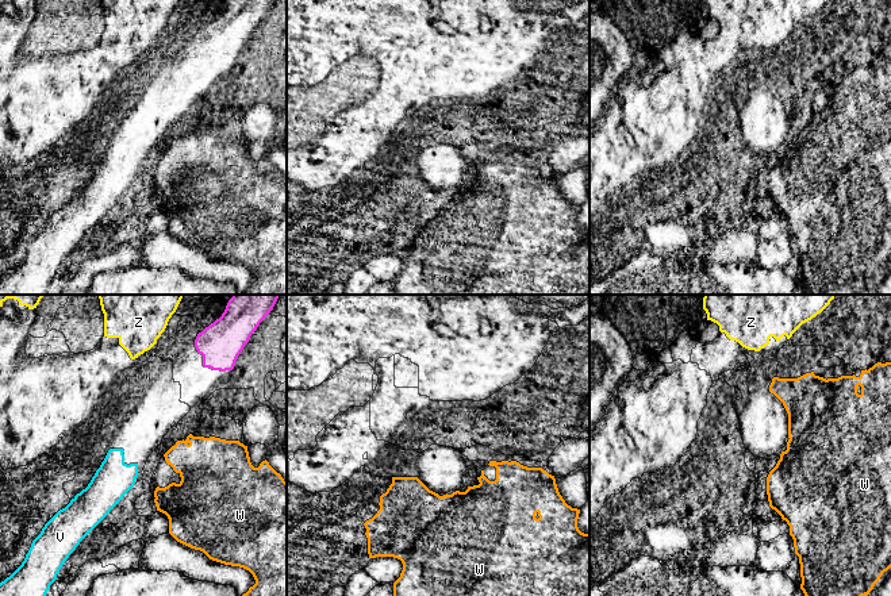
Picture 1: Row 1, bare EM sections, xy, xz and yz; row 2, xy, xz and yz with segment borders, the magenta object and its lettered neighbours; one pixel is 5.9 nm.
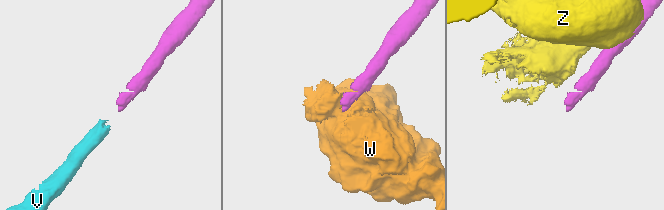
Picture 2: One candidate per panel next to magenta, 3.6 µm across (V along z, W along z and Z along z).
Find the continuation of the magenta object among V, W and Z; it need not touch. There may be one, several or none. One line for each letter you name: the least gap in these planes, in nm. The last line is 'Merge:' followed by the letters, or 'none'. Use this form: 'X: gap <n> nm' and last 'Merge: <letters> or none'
V: gap 700 nm
Merge: V

